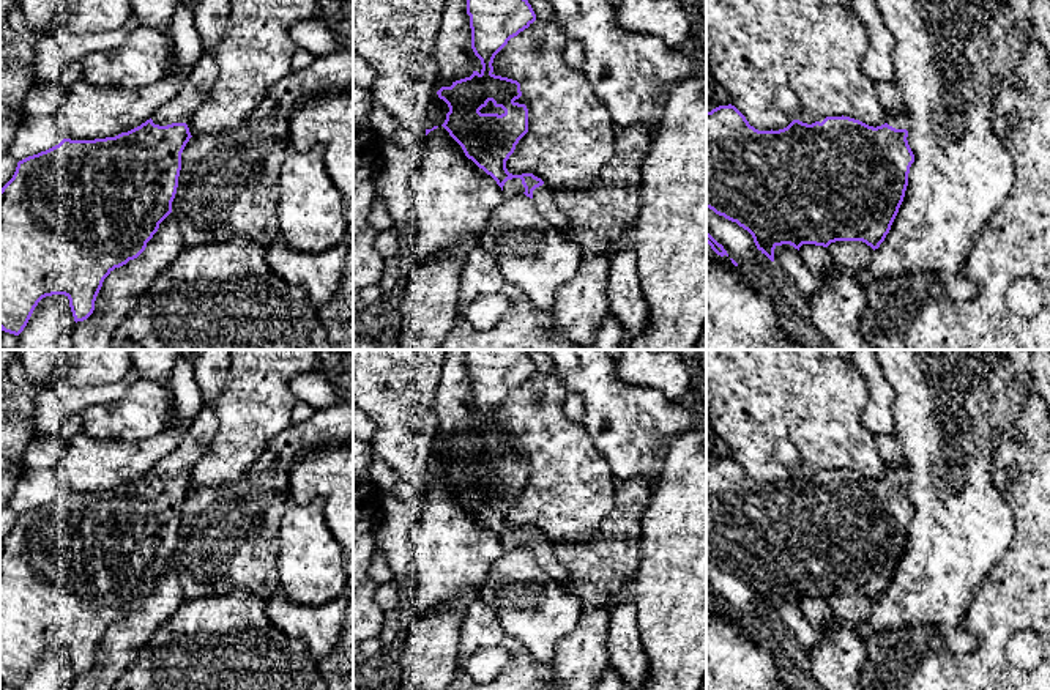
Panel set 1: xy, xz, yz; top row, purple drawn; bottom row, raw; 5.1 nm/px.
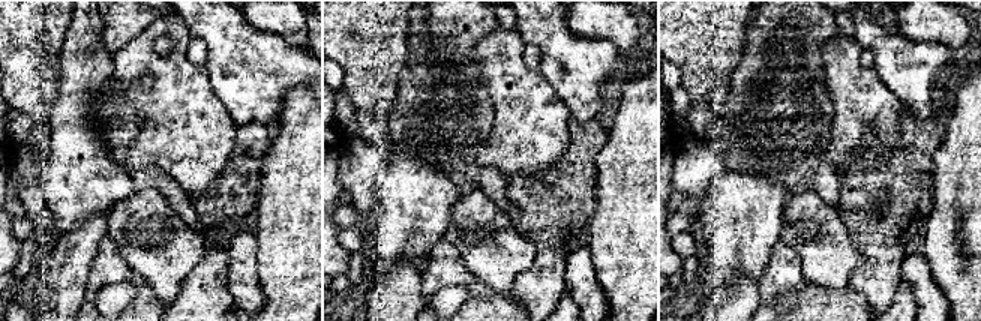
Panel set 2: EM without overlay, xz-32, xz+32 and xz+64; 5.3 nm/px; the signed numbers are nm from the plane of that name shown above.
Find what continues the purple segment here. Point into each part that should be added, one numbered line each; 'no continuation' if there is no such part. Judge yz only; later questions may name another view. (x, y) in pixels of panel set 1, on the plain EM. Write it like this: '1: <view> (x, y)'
1: yz (894, 473)

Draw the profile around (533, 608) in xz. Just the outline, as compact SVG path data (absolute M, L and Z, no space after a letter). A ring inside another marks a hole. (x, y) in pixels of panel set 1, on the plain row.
M525 547L505 551L489 567L478 599L495 611L506 635L517 640L539 663L552 663L557 643L571 633L582 618L580 602L568 594Z

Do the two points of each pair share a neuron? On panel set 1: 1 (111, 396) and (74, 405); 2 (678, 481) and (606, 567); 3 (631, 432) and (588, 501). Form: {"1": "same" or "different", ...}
{"1": "same", "2": "different", "3": "different"}

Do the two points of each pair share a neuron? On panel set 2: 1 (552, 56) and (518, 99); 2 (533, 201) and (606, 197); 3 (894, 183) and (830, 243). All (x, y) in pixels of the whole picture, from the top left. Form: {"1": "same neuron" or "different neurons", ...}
{"1": "different neurons", "2": "different neurons", "3": "different neurons"}

